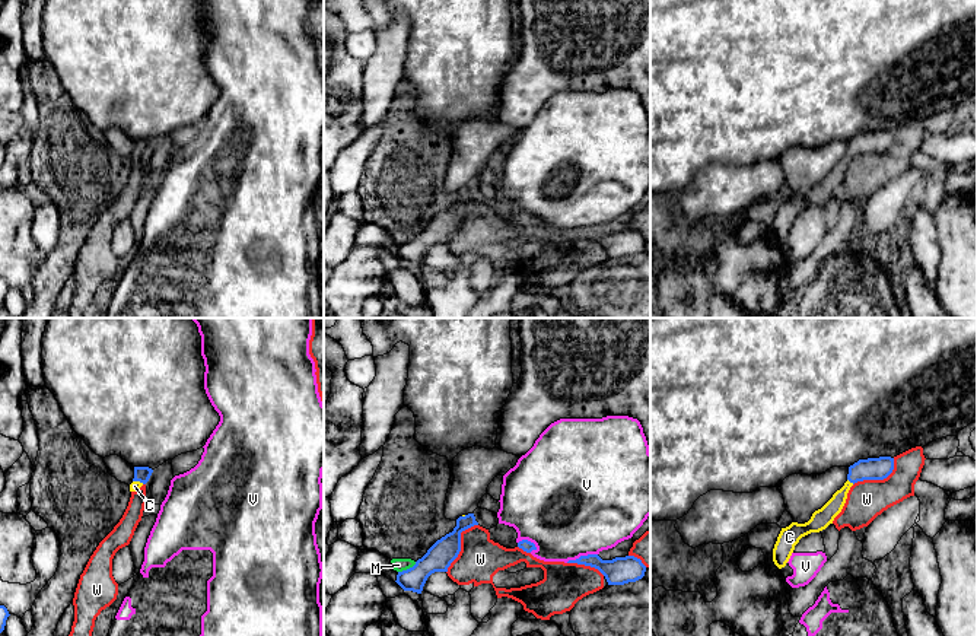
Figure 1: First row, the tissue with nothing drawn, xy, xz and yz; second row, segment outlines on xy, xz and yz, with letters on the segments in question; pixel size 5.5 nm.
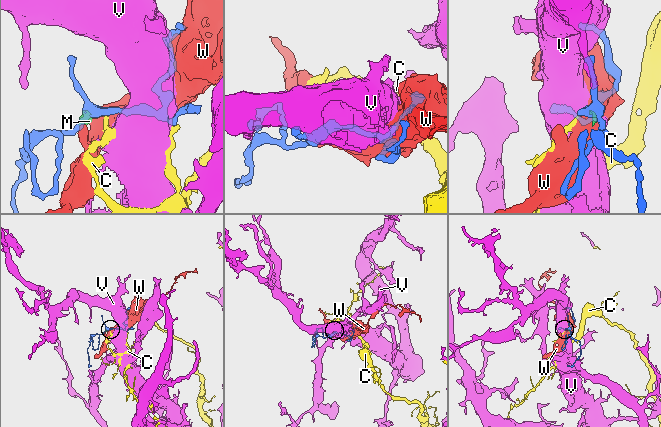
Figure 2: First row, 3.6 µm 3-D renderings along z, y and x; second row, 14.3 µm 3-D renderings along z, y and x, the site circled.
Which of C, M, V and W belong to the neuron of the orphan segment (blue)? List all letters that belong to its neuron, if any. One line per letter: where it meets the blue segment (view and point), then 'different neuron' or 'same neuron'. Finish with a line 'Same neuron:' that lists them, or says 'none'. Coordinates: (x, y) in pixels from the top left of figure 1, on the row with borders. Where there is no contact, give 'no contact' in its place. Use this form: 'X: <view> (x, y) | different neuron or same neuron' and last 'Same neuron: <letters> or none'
C: yz (850, 482) | same neuron
M: xz (407, 569) | different neuron
V: xz (581, 556) | different neuron
W: xz (460, 544) | different neuron
Same neuron: C

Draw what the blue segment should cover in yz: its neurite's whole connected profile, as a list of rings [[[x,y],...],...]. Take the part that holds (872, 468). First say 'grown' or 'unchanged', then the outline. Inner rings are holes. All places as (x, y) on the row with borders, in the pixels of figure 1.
grown; [[[879,457],[859,459],[849,467],[847,481],[837,490],[833,497],[805,524],[792,522],[789,527],[782,528],[773,548],[773,562],[782,569],[789,562],[795,546],[799,540],[811,532],[820,532],[833,524],[834,518],[841,512],[850,487],[863,480],[884,480],[894,470],[894,458]]]

